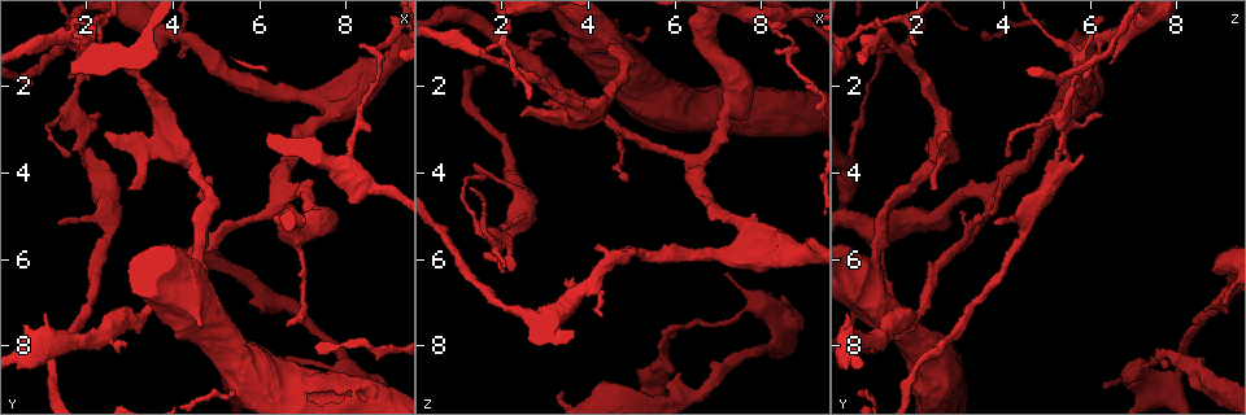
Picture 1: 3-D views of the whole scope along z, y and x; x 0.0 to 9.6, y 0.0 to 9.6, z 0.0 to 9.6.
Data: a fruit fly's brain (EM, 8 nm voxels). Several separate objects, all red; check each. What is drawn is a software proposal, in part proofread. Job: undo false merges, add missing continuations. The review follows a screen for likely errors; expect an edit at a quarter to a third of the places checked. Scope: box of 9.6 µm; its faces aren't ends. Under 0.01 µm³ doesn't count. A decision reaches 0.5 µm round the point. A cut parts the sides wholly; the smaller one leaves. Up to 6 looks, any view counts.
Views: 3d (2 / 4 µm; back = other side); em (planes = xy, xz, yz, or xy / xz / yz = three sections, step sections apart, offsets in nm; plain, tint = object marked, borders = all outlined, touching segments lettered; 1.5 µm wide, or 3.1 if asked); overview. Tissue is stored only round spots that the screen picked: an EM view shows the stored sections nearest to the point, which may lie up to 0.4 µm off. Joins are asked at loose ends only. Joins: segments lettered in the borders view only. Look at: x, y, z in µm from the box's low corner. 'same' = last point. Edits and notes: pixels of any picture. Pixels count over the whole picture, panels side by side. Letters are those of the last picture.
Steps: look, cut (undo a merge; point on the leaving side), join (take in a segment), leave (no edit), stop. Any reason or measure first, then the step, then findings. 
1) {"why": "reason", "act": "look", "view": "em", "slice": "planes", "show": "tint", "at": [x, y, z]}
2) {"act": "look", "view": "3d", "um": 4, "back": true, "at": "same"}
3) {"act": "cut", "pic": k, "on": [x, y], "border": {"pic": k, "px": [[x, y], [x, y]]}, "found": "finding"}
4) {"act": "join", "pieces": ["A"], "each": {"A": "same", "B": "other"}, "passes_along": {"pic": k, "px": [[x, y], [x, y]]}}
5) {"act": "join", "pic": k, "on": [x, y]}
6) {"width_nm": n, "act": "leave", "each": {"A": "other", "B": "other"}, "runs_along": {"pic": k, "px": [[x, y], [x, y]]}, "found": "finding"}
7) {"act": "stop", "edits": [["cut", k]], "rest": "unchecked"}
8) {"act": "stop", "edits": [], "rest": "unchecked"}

{"act": "look", "view": "em", "slice": "planes", "show": "tint", "at": [1.65, 0.85, 1.30]}

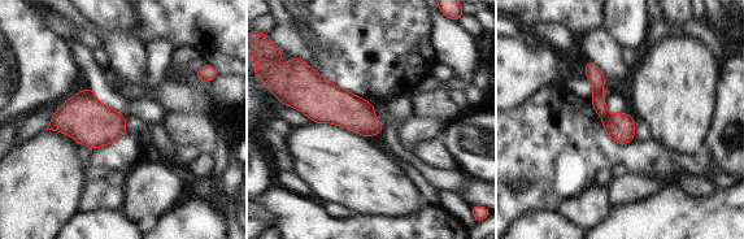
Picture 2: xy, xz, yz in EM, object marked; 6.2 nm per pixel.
{"why": "see the neighbours", "act": "look", "view": "em", "slice": "planes", "show": "borders", "at": "same"}

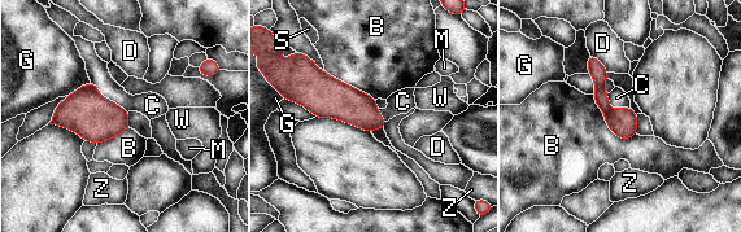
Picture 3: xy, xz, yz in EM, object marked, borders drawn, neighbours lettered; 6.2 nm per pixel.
{"act": "cut", "pic": 3, "on": [598, 73], "each": {"B": "other", "C": "other", "D": "other", "G": "other", "M": "other", "S": "other", "W": "other", "Z": "other"}, "part_leaving": {"pic": 3, "px": [[591, 60], [600, 74], [605, 106]]}, "found": "a second neuron is stuck on"}

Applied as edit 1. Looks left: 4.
{"why": "thick turns thin", "act": "look", "view": "em", "slice": "planes", "show": "tint", "at": [1.90, 3.60, 5.45]}

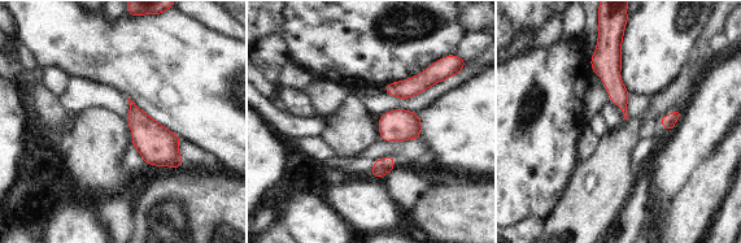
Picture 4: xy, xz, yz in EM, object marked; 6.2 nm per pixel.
{"act": "look", "view": "em", "slice": "planes", "show": "borders", "at": "same"}

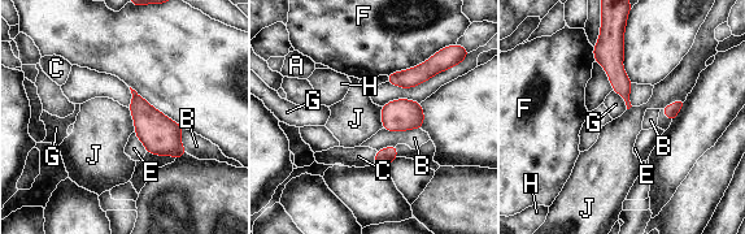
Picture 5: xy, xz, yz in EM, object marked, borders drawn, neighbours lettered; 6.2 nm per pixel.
{"longest_contact_nm": ["F", 340], "act": "leave", "each": {"A": "other", "B": "other", "C": "other", "E": "other", "F": "other", "G": "other", "H": "other", "J": "other"}, "border": {"pic": 5, "px": [[613, 90], [621, 95], [627, 108]]}, "found": "all the same neuron"}

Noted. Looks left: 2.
{"why": "an open end", "act": "look", "view": "em", "slice": "planes", "show": "plain", "at": [2.95, 4.35, 2.40]}

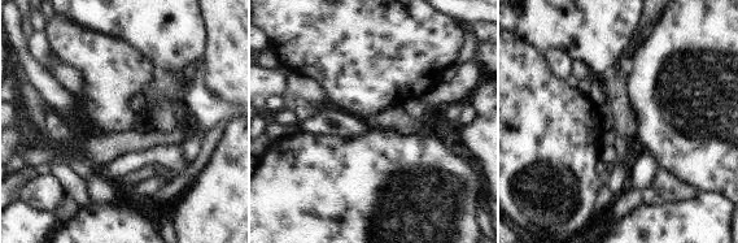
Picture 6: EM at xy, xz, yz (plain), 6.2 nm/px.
{"why": "what lies round it", "act": "look", "view": "em", "slice": "planes", "show": "borders", "at": "same"}

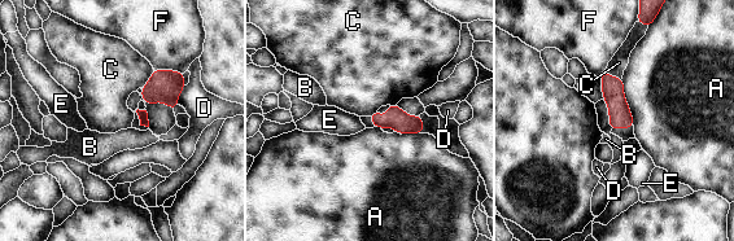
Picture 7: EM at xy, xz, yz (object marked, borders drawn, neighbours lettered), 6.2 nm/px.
{"act": "leave", "each": {"A": "other", "B": "other", "C": "other", "D": "other", "E": "other", "F": "other"}, "border": {"pic": 7, "px": [[153, 69], [152, 77], [142, 87]]}, "found": "none of them fits"}

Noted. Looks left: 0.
{"act": "stop", "edits": [["cut", 3]], "rest": "unchecked"}

